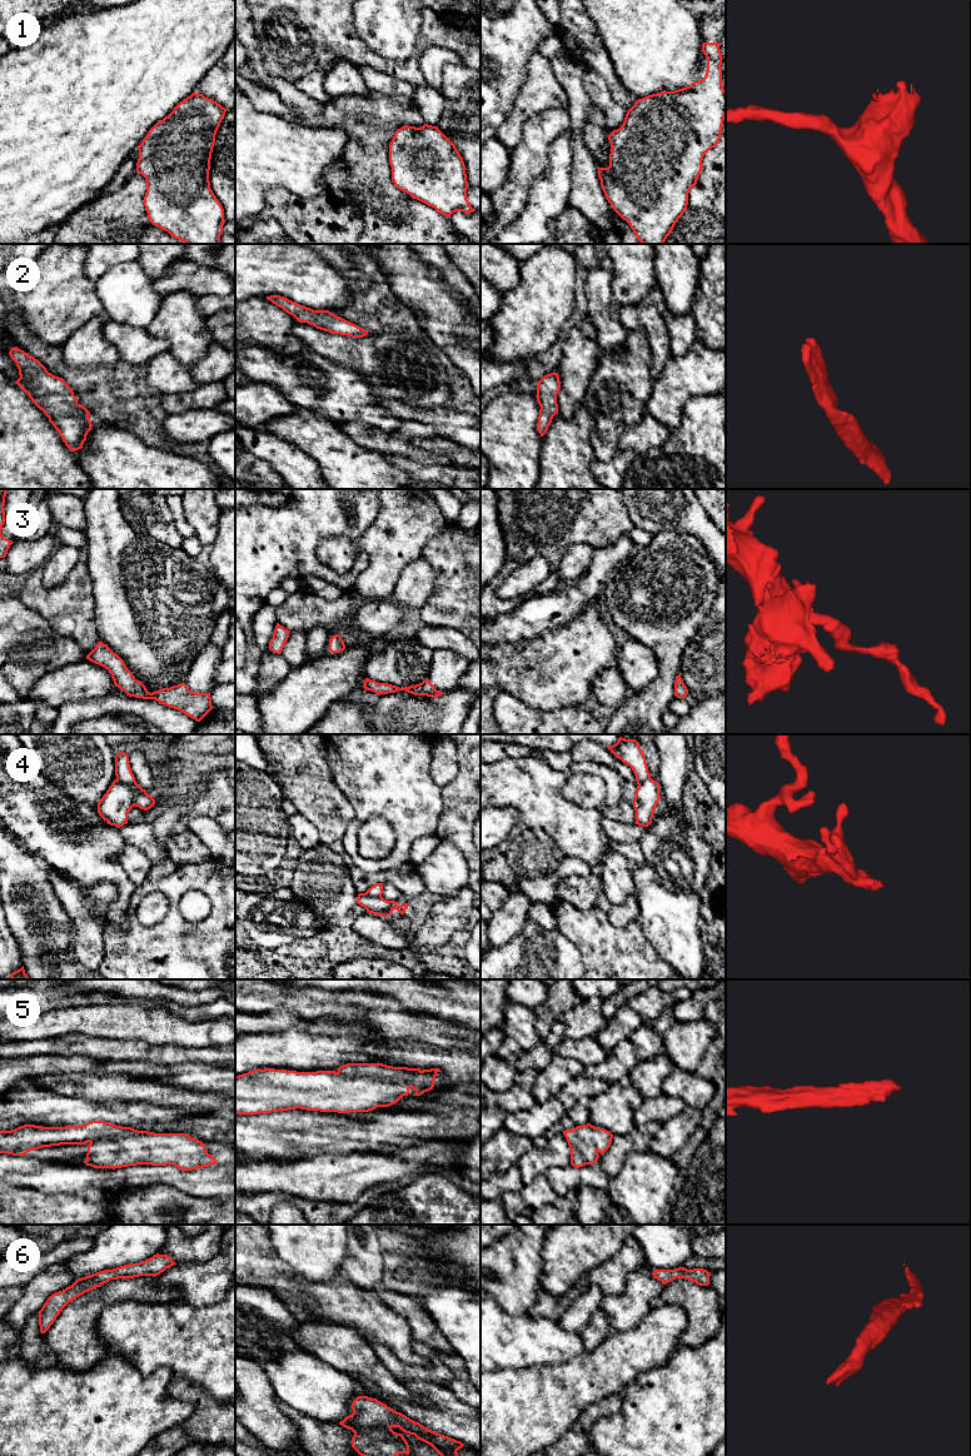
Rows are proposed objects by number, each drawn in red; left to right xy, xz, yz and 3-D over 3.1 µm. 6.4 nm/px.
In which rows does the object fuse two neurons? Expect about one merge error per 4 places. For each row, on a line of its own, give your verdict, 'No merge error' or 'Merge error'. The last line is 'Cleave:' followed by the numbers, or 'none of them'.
1: No merge error
2: No merge error
3: No merge error
4: Merge error
5: No merge error
6: No merge error
Cleave: 4

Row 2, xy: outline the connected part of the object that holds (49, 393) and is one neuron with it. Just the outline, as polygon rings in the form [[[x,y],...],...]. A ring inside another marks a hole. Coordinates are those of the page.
[[[18,346],[9,351],[10,358],[16,363],[20,378],[15,382],[31,399],[31,402],[45,413],[49,422],[59,432],[65,445],[75,452],[83,448],[88,433],[91,430],[89,410],[78,403],[73,389],[63,378],[55,377],[34,356]]]

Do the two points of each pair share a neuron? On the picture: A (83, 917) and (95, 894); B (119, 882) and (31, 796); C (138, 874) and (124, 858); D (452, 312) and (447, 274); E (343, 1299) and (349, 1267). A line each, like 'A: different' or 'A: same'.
A: different
B: same
C: same
D: different
E: different

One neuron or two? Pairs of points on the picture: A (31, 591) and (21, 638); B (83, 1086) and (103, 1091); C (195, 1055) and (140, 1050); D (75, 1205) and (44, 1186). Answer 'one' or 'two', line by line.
A: two
B: one
C: one
D: two

